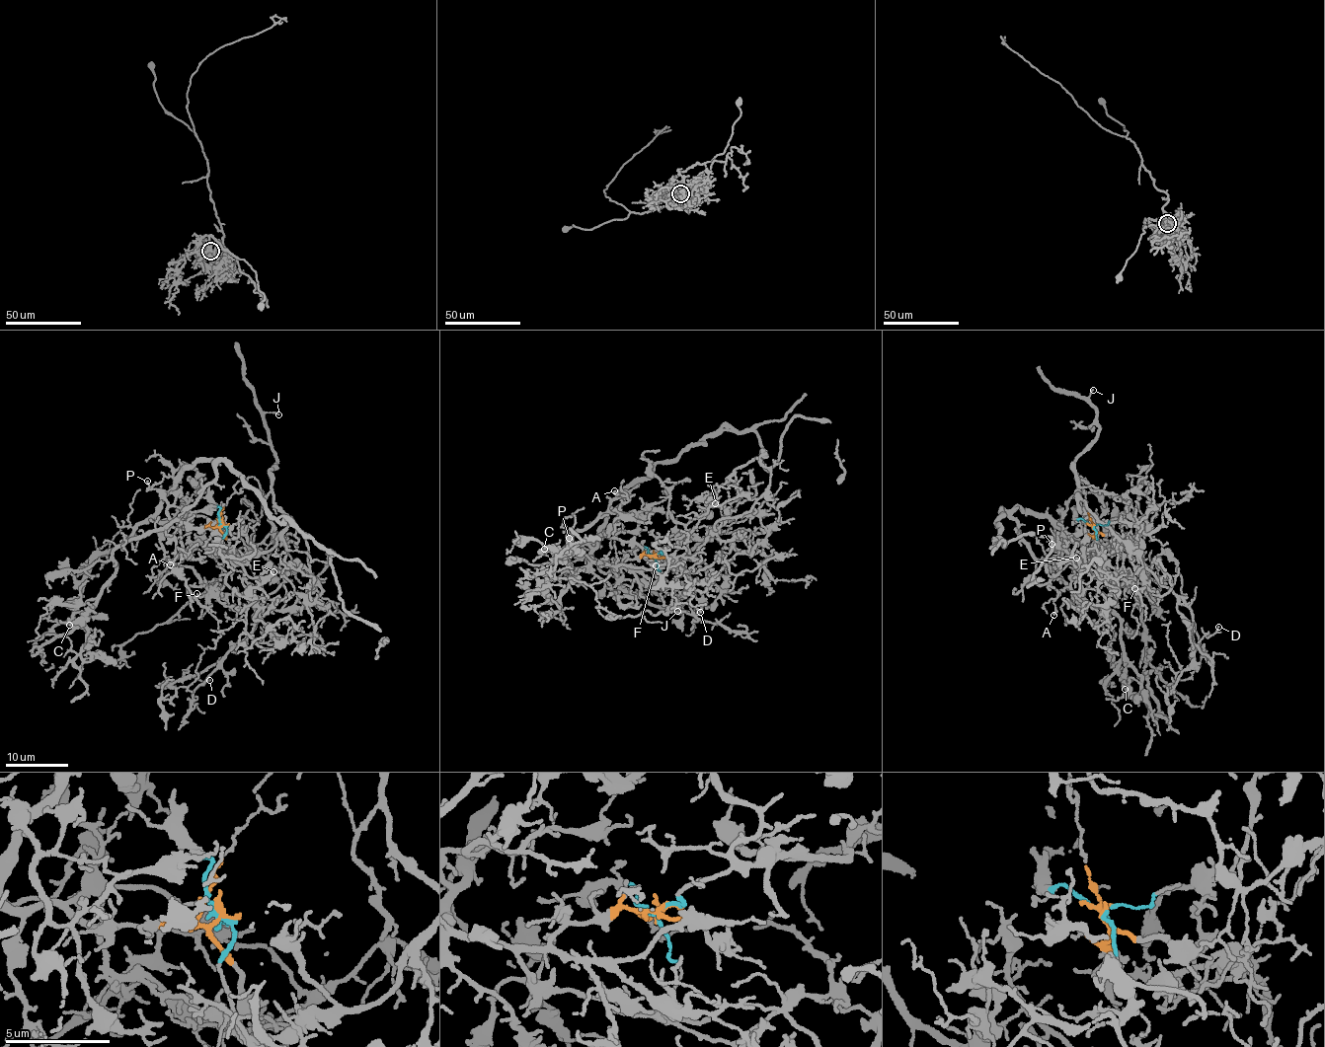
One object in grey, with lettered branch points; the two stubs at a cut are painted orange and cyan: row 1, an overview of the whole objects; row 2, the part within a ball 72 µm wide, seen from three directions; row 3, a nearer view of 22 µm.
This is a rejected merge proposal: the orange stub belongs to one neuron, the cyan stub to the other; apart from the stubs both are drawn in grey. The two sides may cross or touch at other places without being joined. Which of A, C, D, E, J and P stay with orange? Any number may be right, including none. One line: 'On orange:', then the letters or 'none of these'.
On orange: A, C, P

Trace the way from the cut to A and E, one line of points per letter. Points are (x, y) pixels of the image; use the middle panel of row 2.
A: (655, 555), (639, 555), (619, 565), (594, 561), (592, 537), (604, 535), (628, 500), (614, 490)
E: (655, 555), (671, 546), (677, 534), (696, 526), (708, 506), (700, 500), (716, 504)

